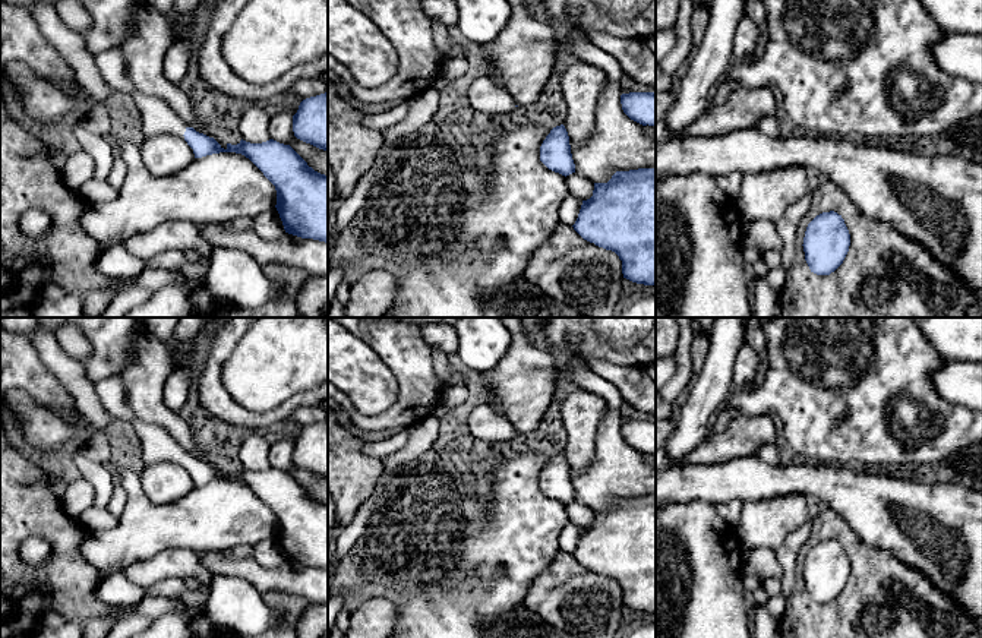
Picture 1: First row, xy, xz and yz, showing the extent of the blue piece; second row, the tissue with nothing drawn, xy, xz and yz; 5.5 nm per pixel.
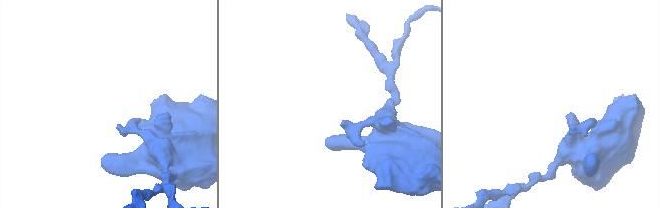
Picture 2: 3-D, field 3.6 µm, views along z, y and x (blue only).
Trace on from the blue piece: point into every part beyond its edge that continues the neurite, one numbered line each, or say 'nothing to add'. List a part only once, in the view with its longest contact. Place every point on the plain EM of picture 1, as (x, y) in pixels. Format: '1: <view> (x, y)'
1: xy (157, 444)

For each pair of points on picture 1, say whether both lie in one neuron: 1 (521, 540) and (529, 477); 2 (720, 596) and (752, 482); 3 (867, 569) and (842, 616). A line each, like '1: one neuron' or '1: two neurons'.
1: one neuron
2: two neurons
3: one neuron

